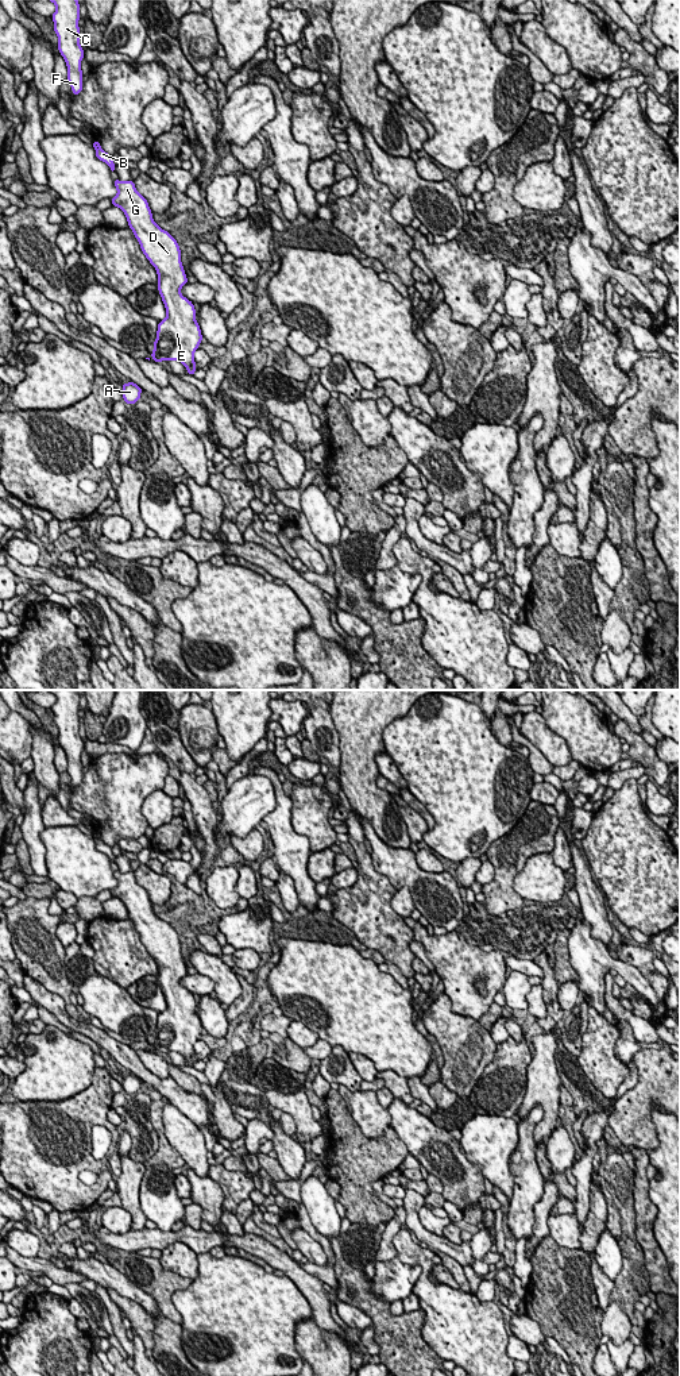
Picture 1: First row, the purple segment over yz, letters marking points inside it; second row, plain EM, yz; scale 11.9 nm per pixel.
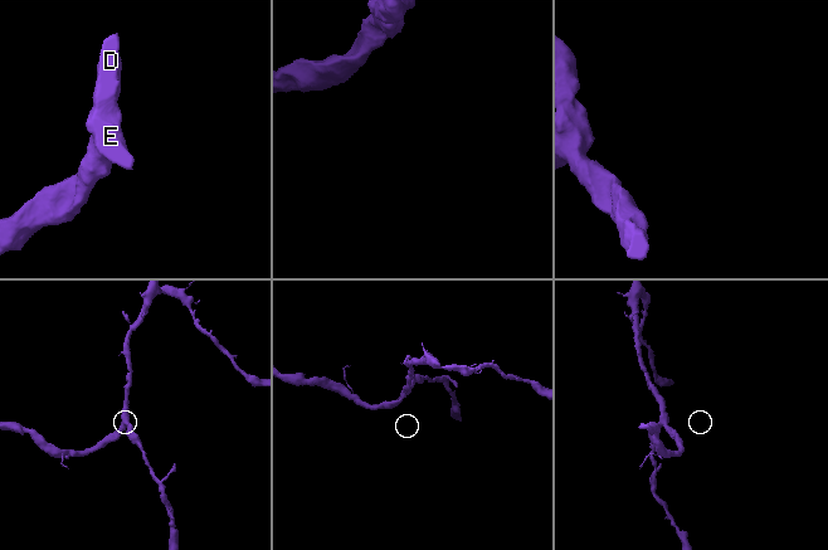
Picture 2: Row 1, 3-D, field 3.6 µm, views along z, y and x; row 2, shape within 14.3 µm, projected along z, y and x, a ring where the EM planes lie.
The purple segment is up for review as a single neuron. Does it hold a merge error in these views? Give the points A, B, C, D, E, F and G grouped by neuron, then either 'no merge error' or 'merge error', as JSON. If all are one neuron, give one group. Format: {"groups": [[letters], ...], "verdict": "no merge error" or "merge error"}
{"groups": [["A", "B", "C", "D", "E", "F", "G"]], "verdict": "no merge error"}

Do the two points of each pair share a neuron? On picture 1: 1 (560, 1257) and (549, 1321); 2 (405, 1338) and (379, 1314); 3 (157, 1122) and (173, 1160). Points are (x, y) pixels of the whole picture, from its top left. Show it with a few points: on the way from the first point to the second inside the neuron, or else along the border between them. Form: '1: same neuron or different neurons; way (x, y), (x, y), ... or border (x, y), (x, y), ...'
1: same neuron; way (564, 1274), (564, 1279), (549, 1294), (549, 1305)
2: same neuron; way (398, 1333), (386, 1321)
3: same neuron; way (161, 1132), (165, 1151)

